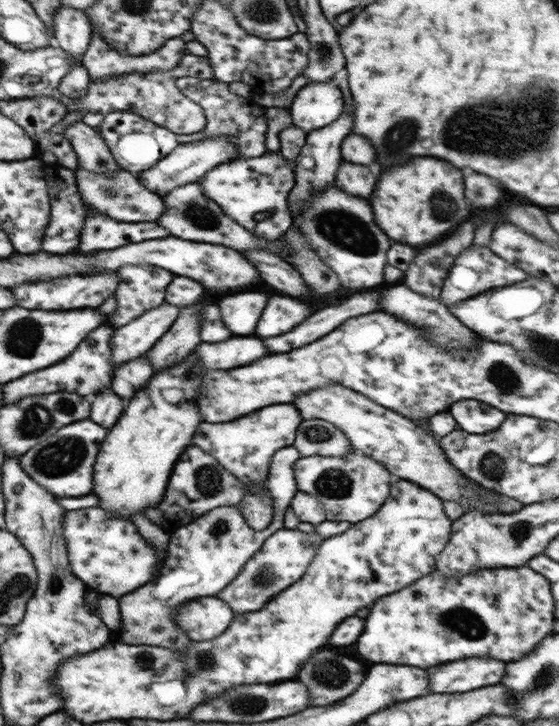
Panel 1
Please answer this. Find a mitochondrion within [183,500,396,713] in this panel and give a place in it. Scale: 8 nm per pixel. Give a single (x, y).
(332, 675)

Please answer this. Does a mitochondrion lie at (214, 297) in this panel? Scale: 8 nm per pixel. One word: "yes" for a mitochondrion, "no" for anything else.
no

